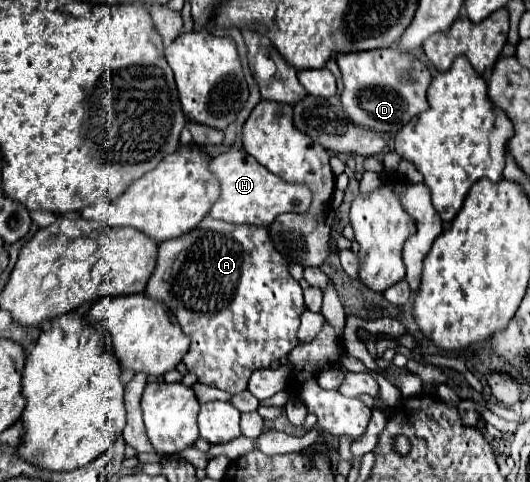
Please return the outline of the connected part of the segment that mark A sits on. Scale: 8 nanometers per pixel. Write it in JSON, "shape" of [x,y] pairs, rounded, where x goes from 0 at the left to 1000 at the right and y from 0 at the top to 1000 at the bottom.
{"shape":[[[391,446],[368,479],[300,508],[296,550],[281,575],[274,612],[315,633],[326,654],[334,654],[338,641],[349,645],[353,658],[342,654],[338,662],[345,687],[360,699],[360,724],[345,741],[353,770],[372,778],[375,795],[421,807],[436,820],[466,807],[466,786],[477,770],[500,766],[515,749],[542,741],[564,712],[564,658],[575,641],[572,600],[545,571],[542,537],[519,521],[500,471],[432,467]]]}

